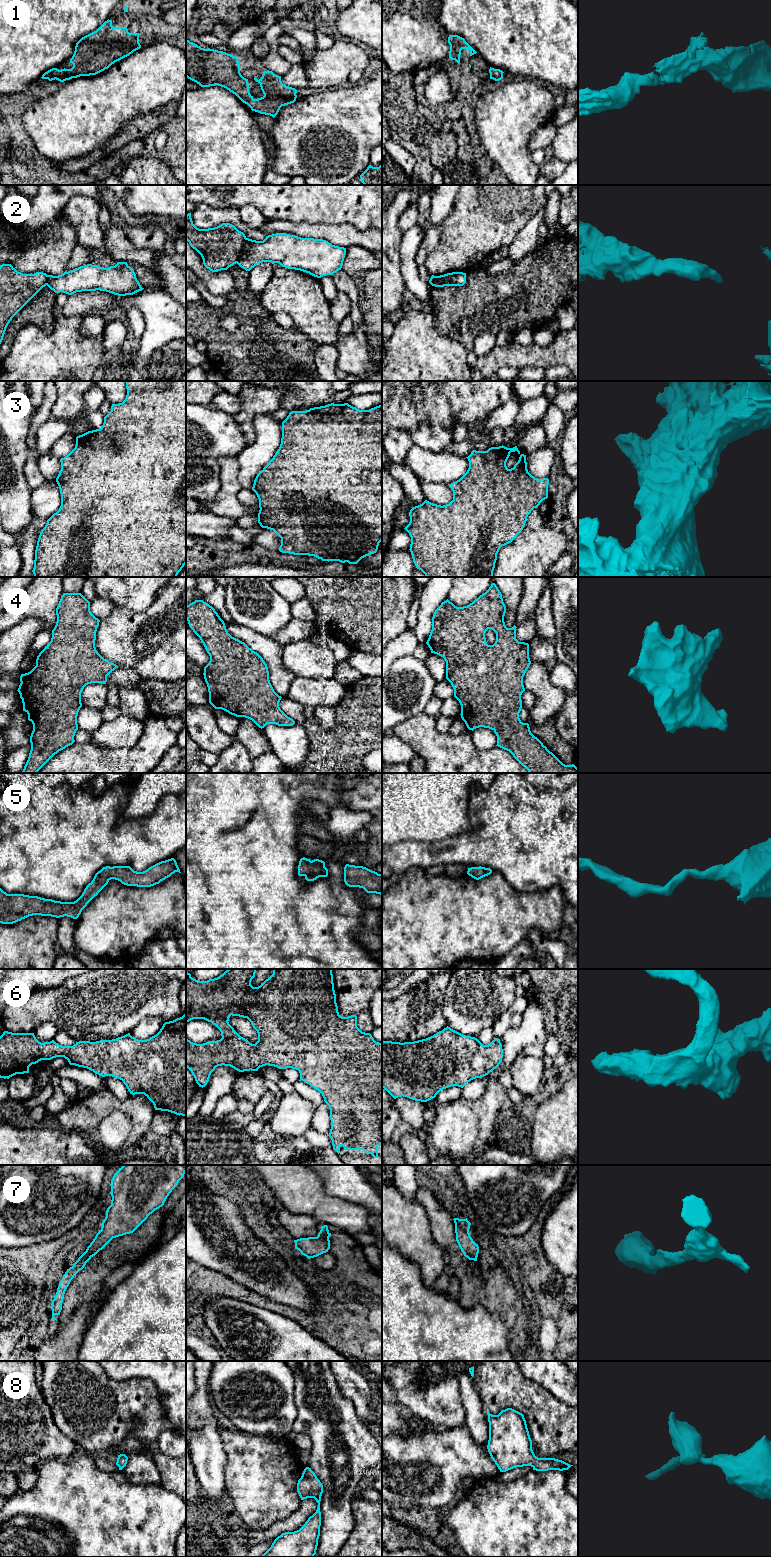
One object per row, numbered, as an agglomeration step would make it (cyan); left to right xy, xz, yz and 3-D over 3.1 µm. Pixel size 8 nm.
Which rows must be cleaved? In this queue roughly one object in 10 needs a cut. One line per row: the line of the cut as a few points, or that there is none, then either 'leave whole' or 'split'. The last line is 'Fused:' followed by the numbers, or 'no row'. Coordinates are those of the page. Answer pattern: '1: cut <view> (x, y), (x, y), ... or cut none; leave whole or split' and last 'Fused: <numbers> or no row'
1: cut none; leave whole
2: cut xz (247, 238), (236, 262); split
3: cut none; leave whole
4: cut none; leave whole
5: cut none; leave whole
6: cut none; leave whole
7: cut none; leave whole
8: cut none; leave whole
Fused: 2

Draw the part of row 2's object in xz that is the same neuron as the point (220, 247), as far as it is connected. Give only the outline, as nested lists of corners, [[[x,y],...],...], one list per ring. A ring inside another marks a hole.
[[[186,214],[186,240],[202,257],[204,266],[212,272],[227,270],[237,263],[246,236],[230,223],[199,229]]]

